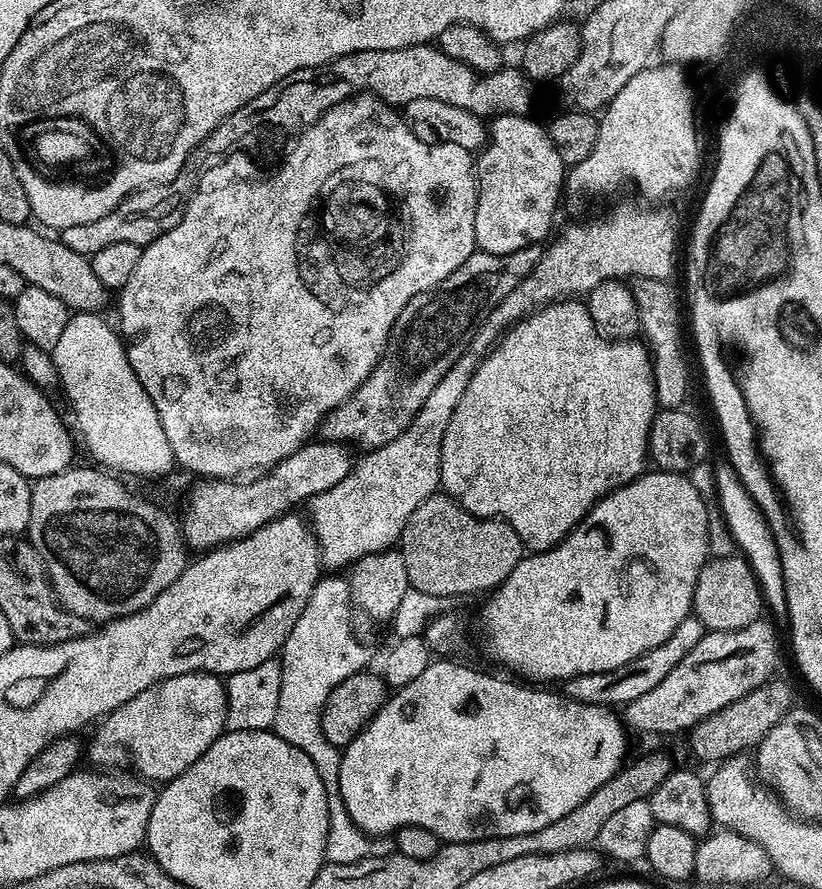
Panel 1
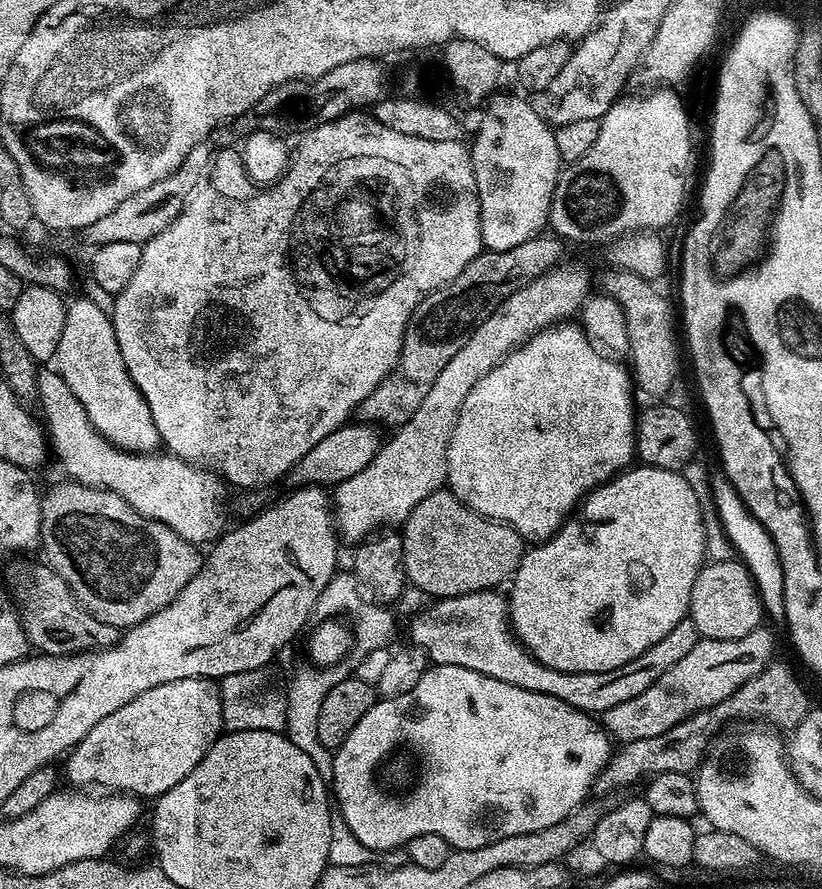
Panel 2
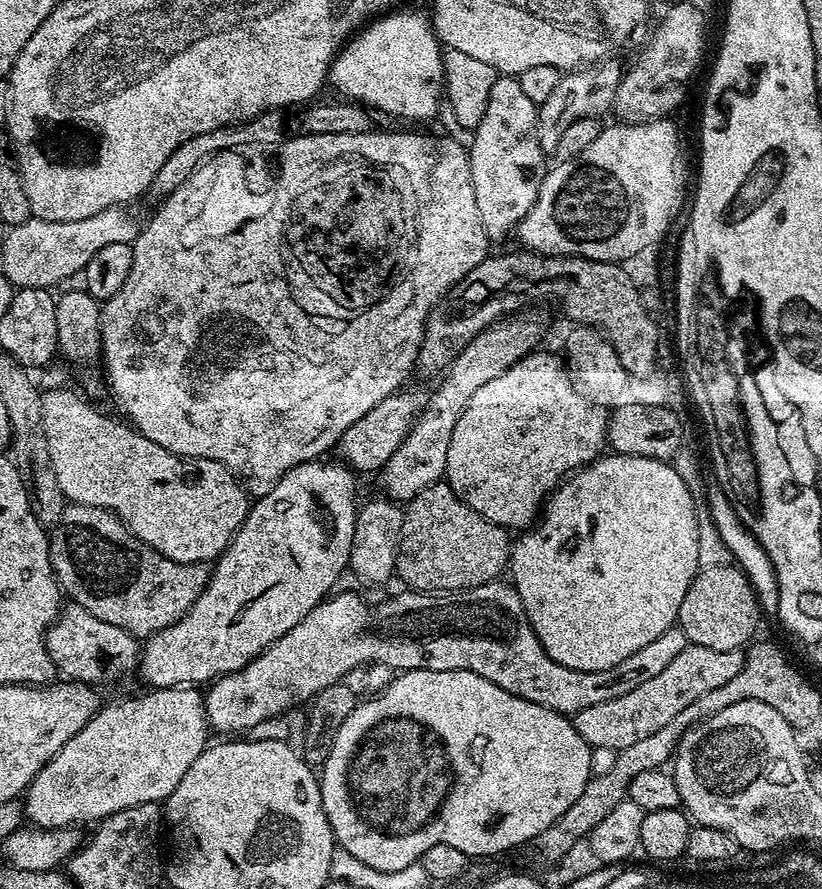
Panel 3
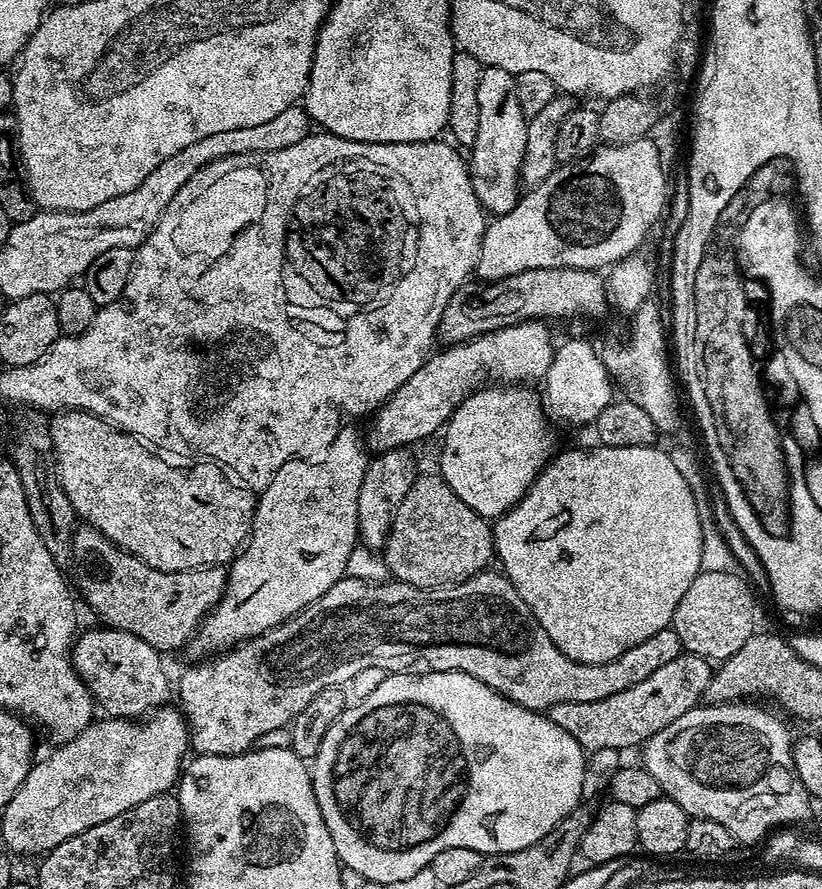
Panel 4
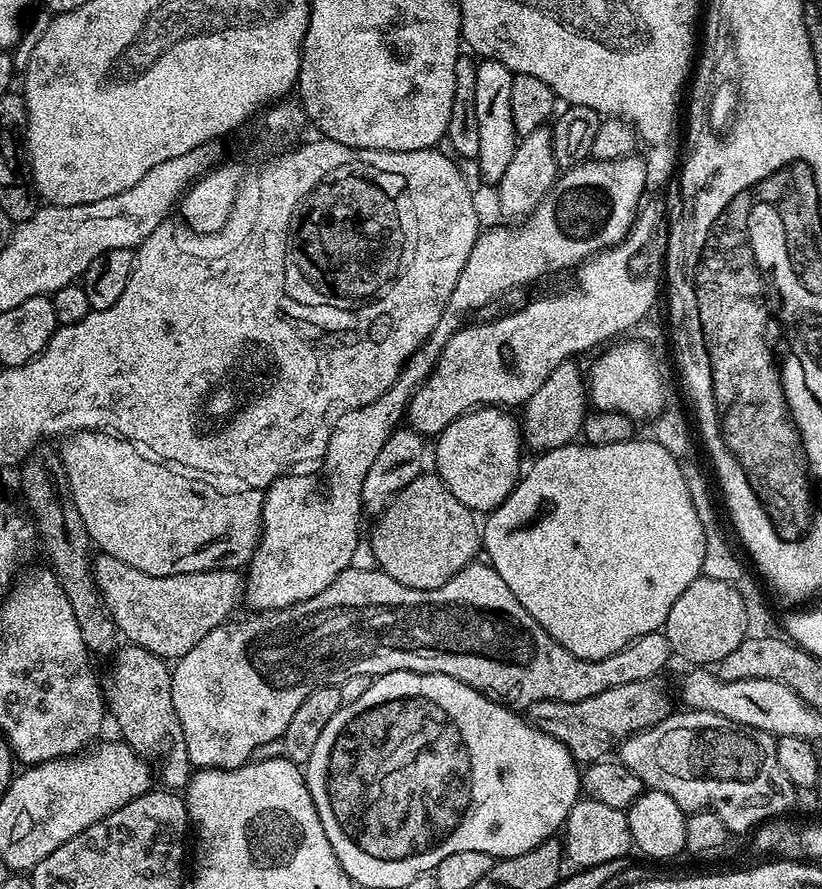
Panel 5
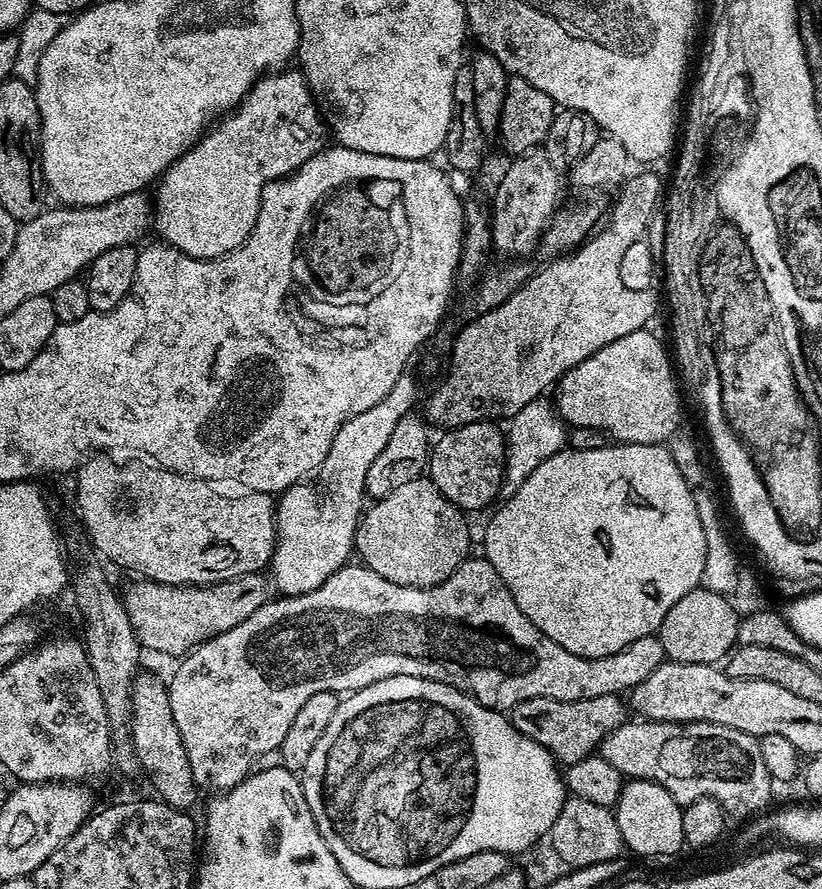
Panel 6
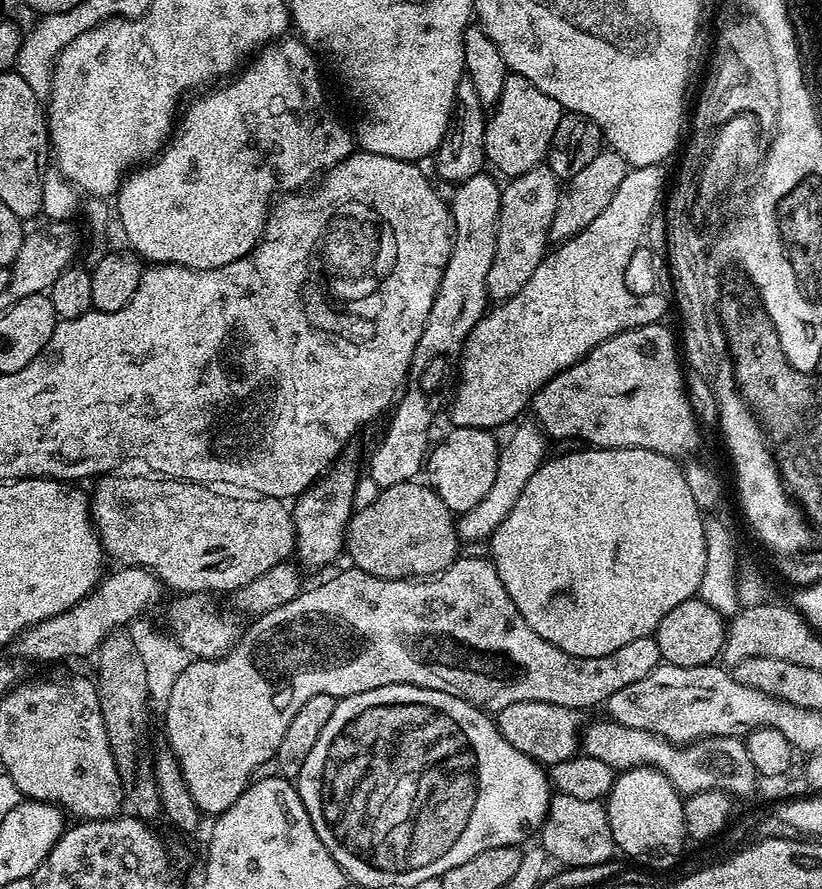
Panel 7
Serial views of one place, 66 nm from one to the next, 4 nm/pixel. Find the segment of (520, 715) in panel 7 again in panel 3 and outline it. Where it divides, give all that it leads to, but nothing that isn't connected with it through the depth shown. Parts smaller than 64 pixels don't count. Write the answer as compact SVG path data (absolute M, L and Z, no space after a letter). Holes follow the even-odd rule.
M689 644L662 674L654 674L654 678L642 682L642 686L634 686L626 694L618 698L610 698L610 702L598 702L594 706L586 706L586 710L575 713L571 717L572 725L582 734L589 748L612 748L619 750L626 746L634 746L638 738L646 738L650 734L662 730L674 714L686 710L694 698L702 698L710 690L718 690L725 682L730 682L738 670L742 670L745 653L740 650L706 650L706 646Z

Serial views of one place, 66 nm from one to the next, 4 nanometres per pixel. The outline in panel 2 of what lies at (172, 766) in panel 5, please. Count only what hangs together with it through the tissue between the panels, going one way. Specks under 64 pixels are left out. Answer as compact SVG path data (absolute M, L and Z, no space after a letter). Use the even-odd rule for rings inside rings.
M18 560L8 568L12 575L11 597L20 613L20 624L29 645L37 653L46 656L74 656L77 652L94 652L108 648L120 639L121 629L110 626L94 614L90 614L76 600L76 595L62 582L57 572L53 572L47 563L40 562L37 568L23 564Z

